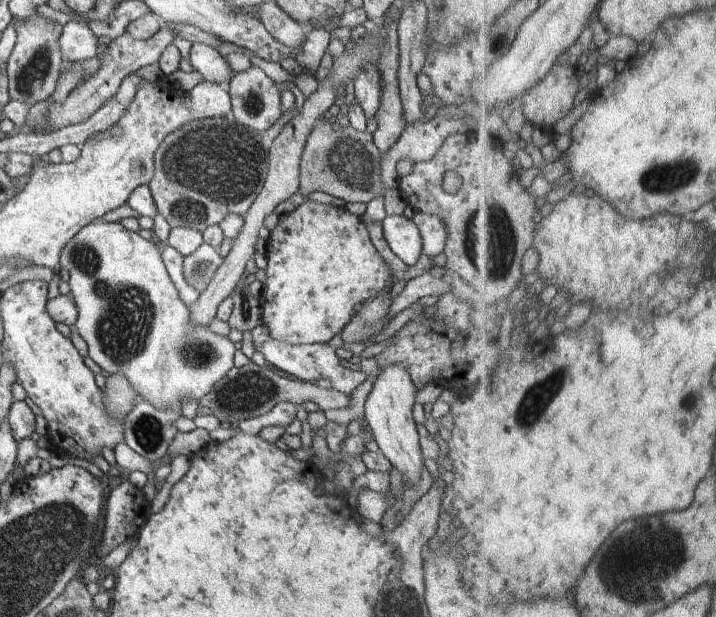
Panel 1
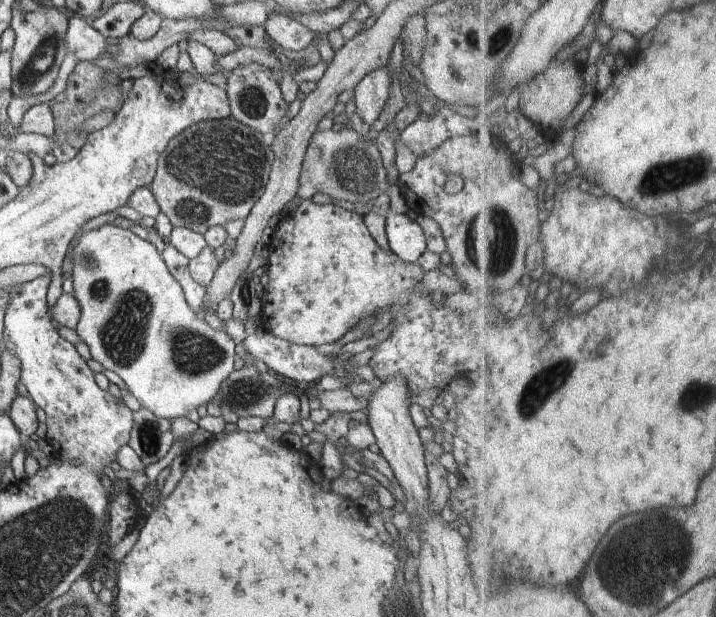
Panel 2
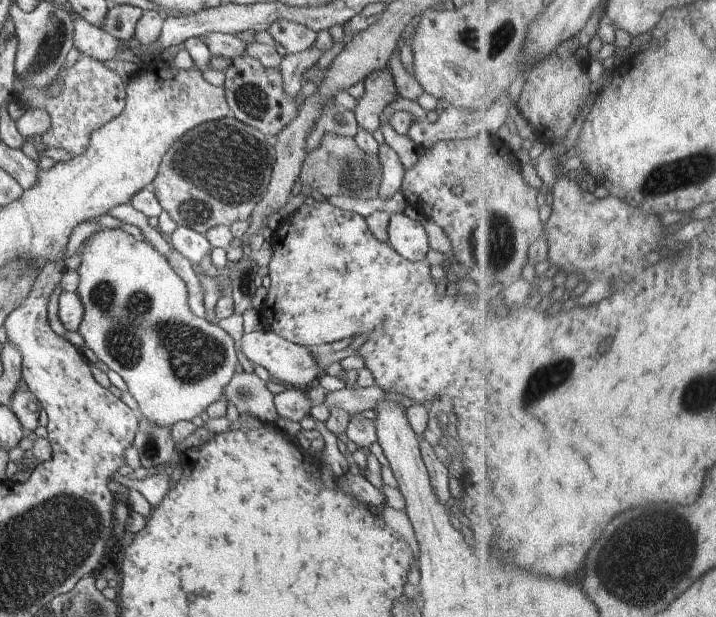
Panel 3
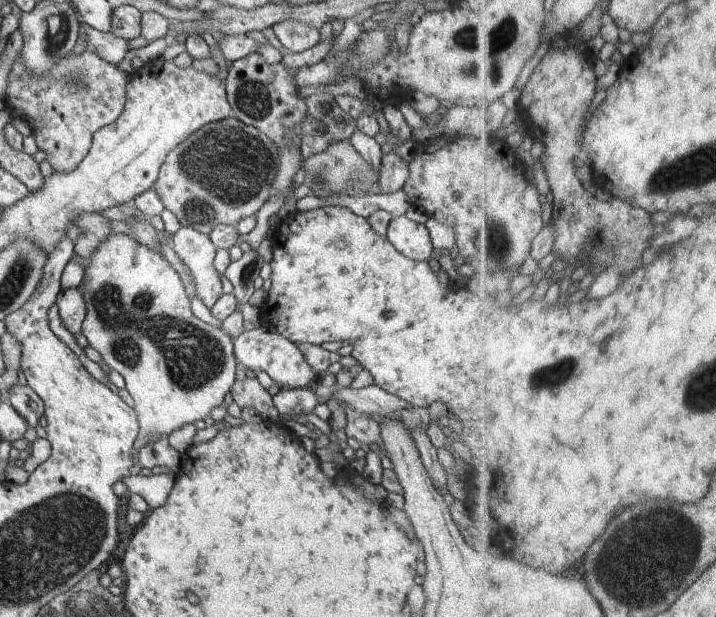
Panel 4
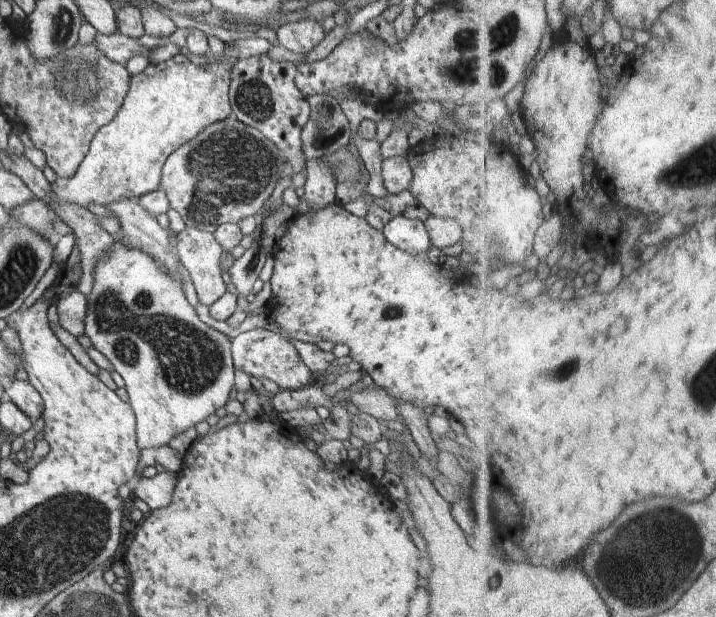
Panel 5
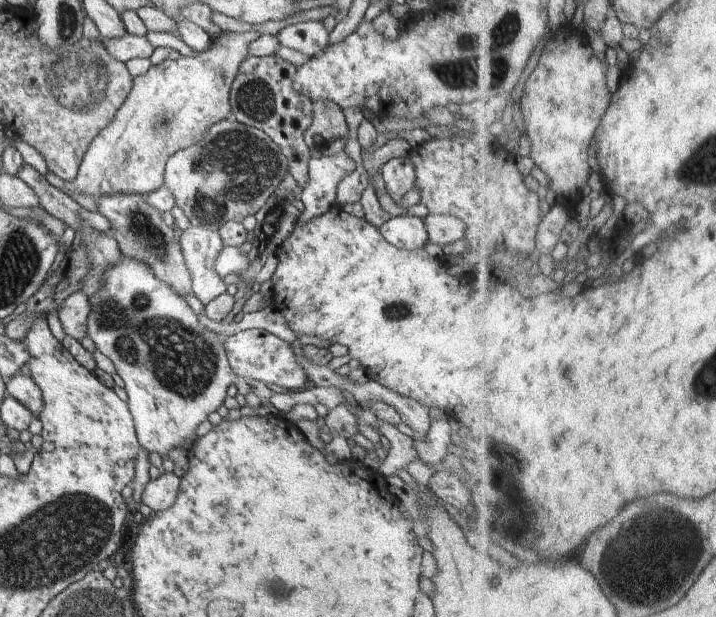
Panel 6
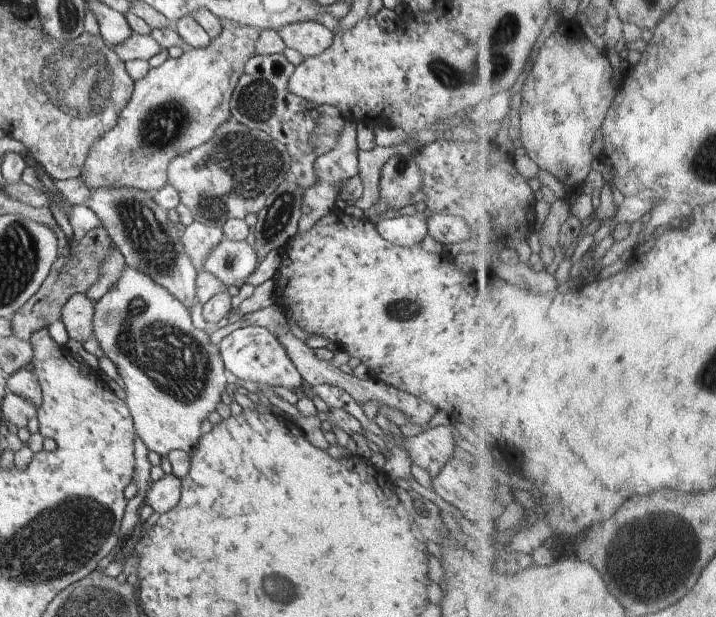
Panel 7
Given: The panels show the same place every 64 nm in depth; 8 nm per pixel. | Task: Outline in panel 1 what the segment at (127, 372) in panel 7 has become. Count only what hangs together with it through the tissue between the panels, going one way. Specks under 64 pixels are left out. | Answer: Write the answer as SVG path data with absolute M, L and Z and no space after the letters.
M97 220L95 223L88 223L80 232L77 232L68 242L62 247L60 253L61 268L66 268L70 274L69 285L70 294L73 296L73 301L78 309L77 321L75 324L79 335L88 344L88 357L100 366L101 370L106 372L124 373L138 394L142 394L144 400L150 401L156 408L167 409L168 407L180 407L184 399L195 398L200 400L204 395L207 395L212 386L217 380L220 380L226 373L234 367L234 352L236 347L228 337L224 337L210 331L209 327L192 327L189 324L189 308L180 300L179 292L176 290L175 283L171 280L166 267L164 266L161 253L156 249L155 240L148 241L140 234L126 229L118 221L105 222Z

